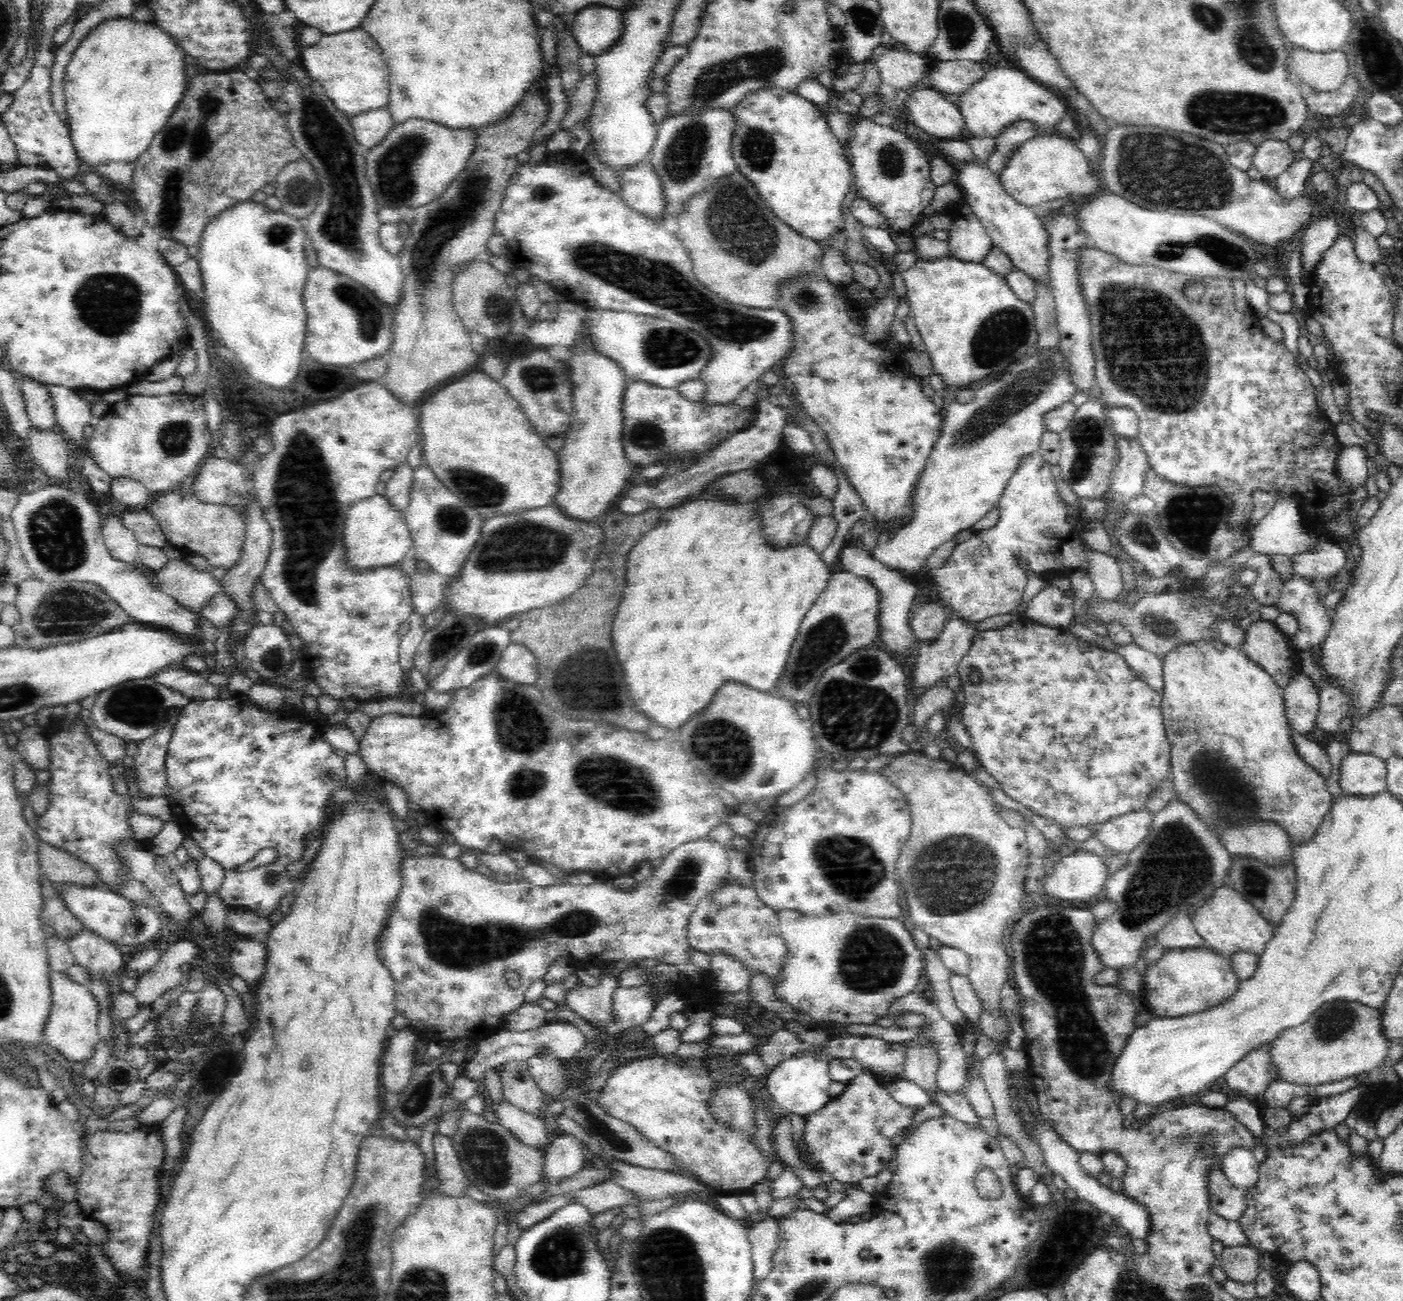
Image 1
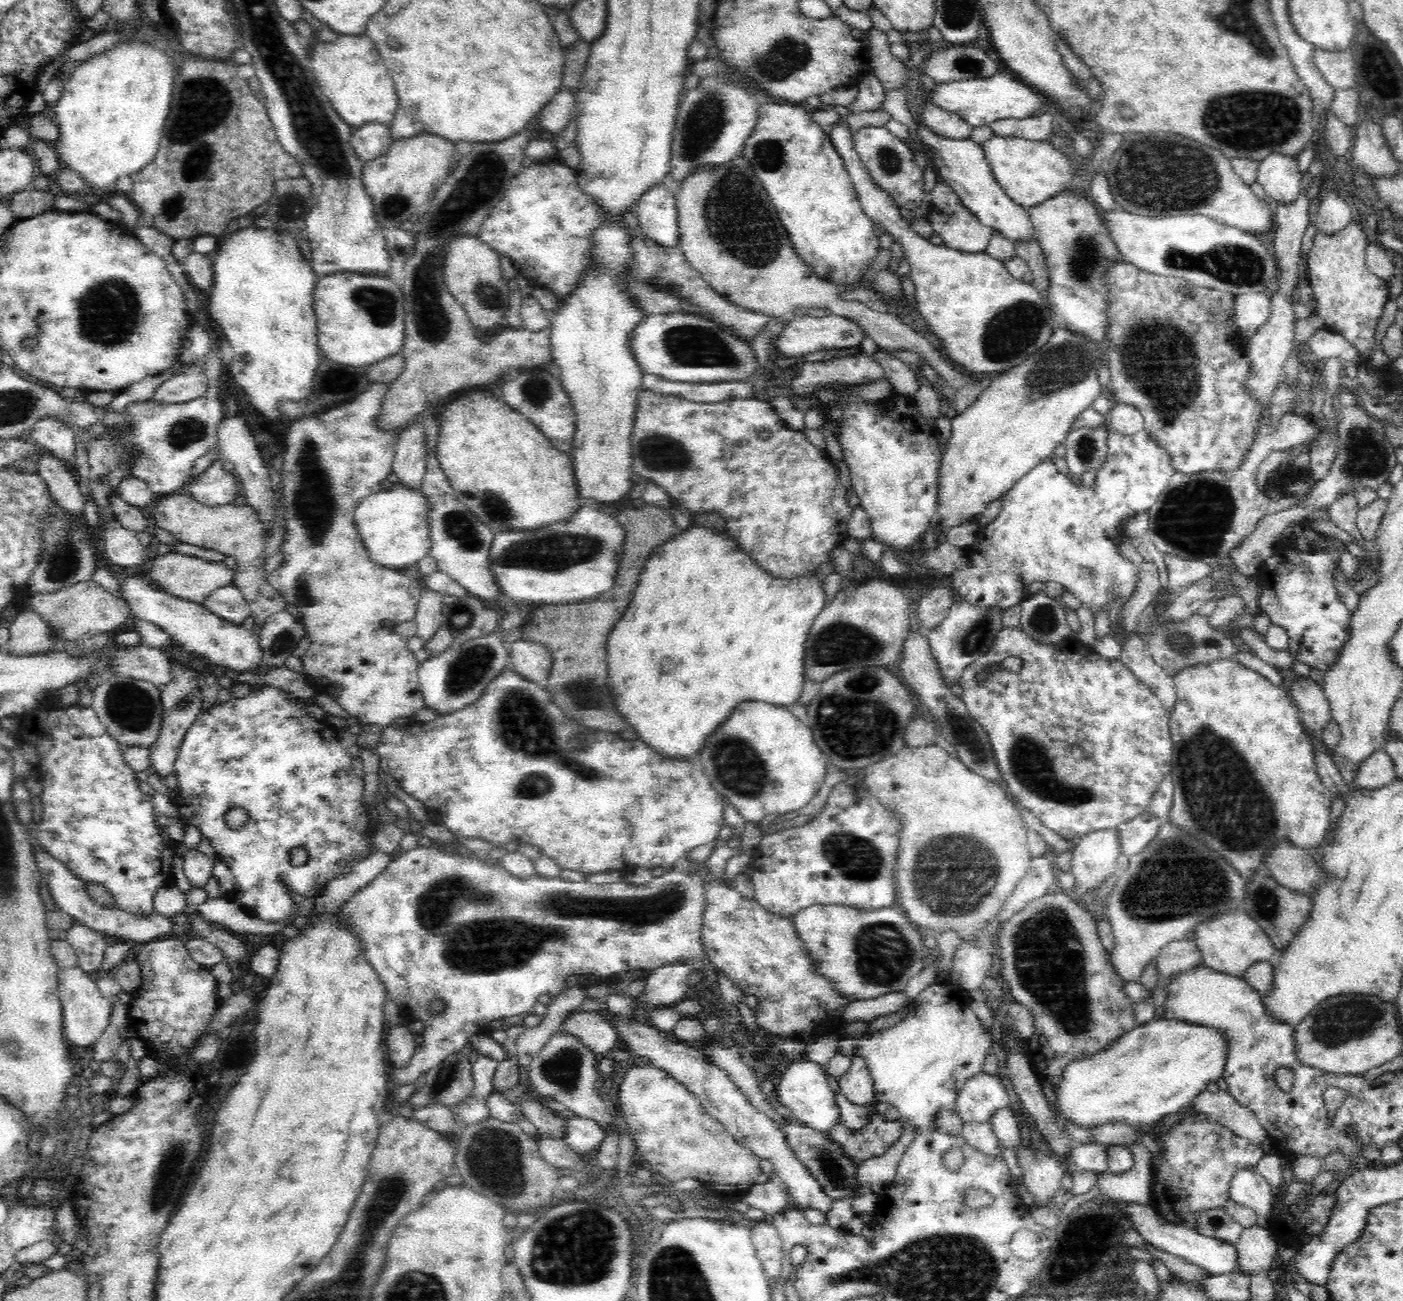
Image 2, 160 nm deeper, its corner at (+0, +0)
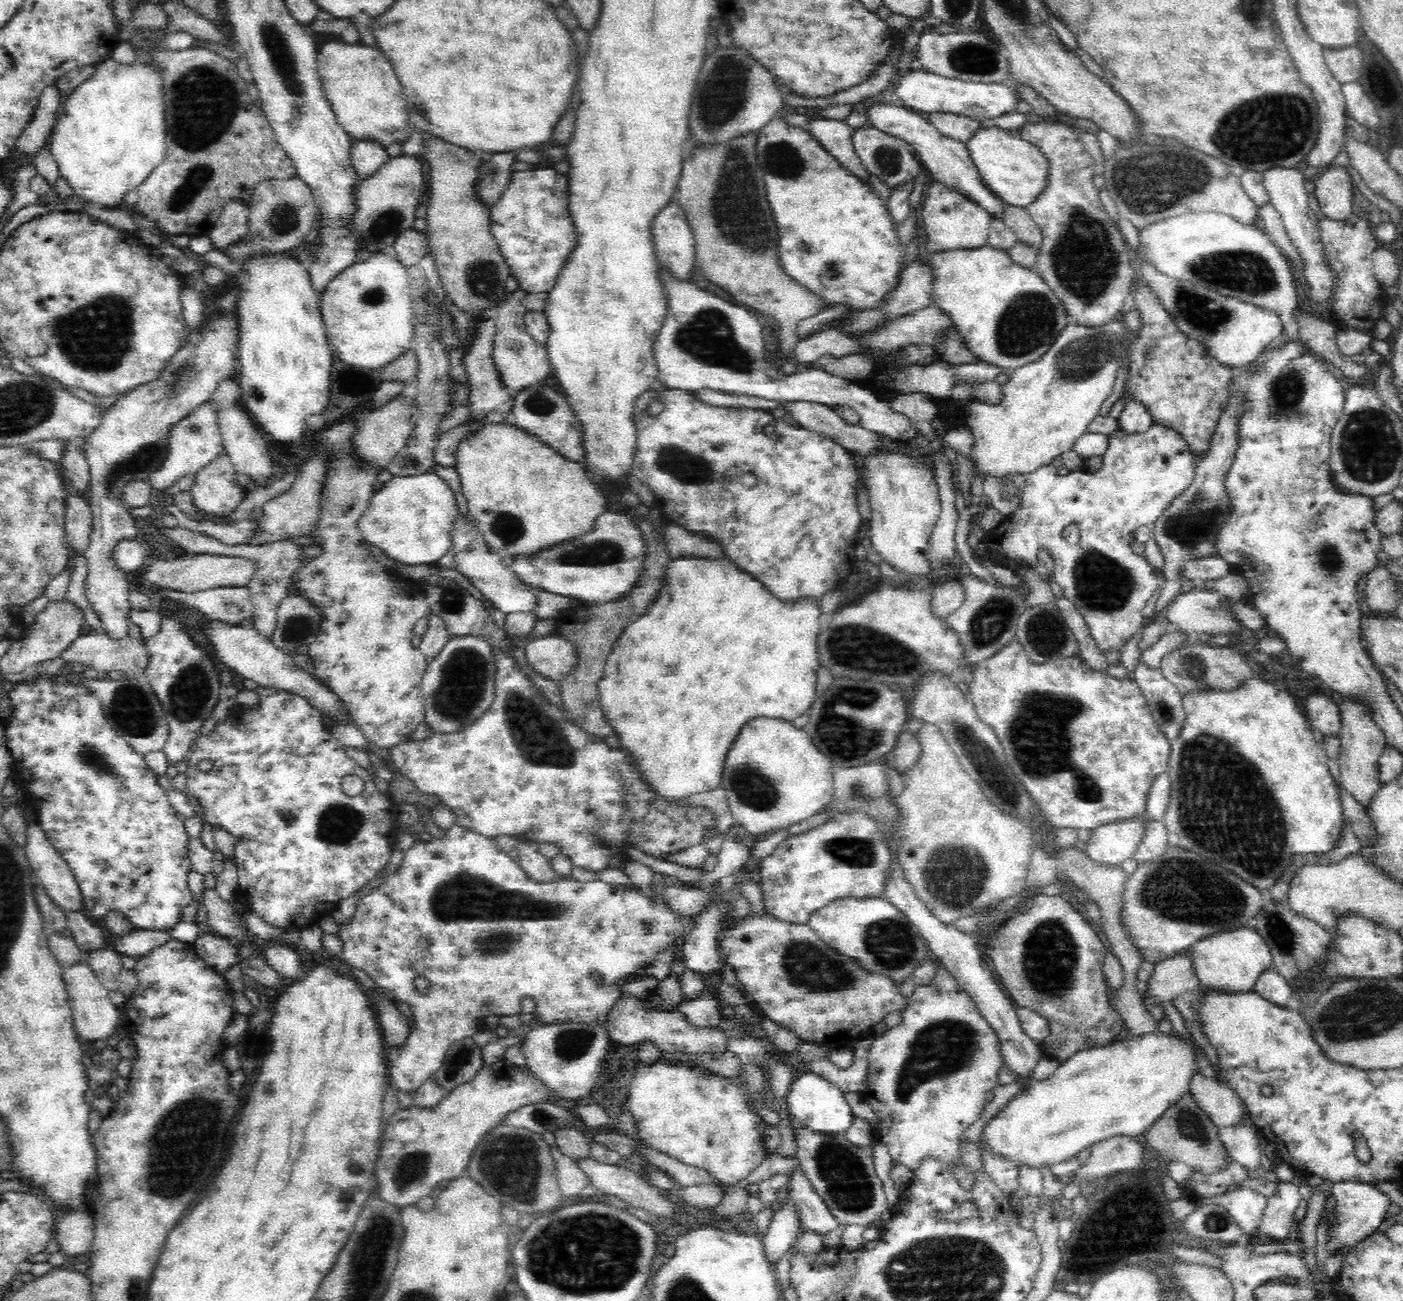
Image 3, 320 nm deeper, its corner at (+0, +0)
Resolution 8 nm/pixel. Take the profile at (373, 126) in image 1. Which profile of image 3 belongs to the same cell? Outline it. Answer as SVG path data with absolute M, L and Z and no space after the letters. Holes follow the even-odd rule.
M373 140L354 141L351 150L352 166L359 180L366 180L380 170L384 162L388 162L386 146Z

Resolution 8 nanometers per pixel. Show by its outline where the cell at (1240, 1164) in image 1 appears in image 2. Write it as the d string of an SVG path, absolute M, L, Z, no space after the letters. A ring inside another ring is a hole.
M1236 1170L1229 1188L1229 1200L1257 1213L1257 1224L1267 1228L1272 1209L1272 1188L1255 1170Z

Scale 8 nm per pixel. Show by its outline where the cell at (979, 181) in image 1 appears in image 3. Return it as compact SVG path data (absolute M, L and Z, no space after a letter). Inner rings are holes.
M878 98L878 101L867 108L867 126L887 132L914 146L918 156L922 159L923 166L930 170L936 181L966 195L966 197L984 207L991 217L1003 218L1004 207L1008 204L999 196L994 195L982 182L979 170L976 168L965 143L940 134L938 129L934 128L923 114L905 106L886 104Z

